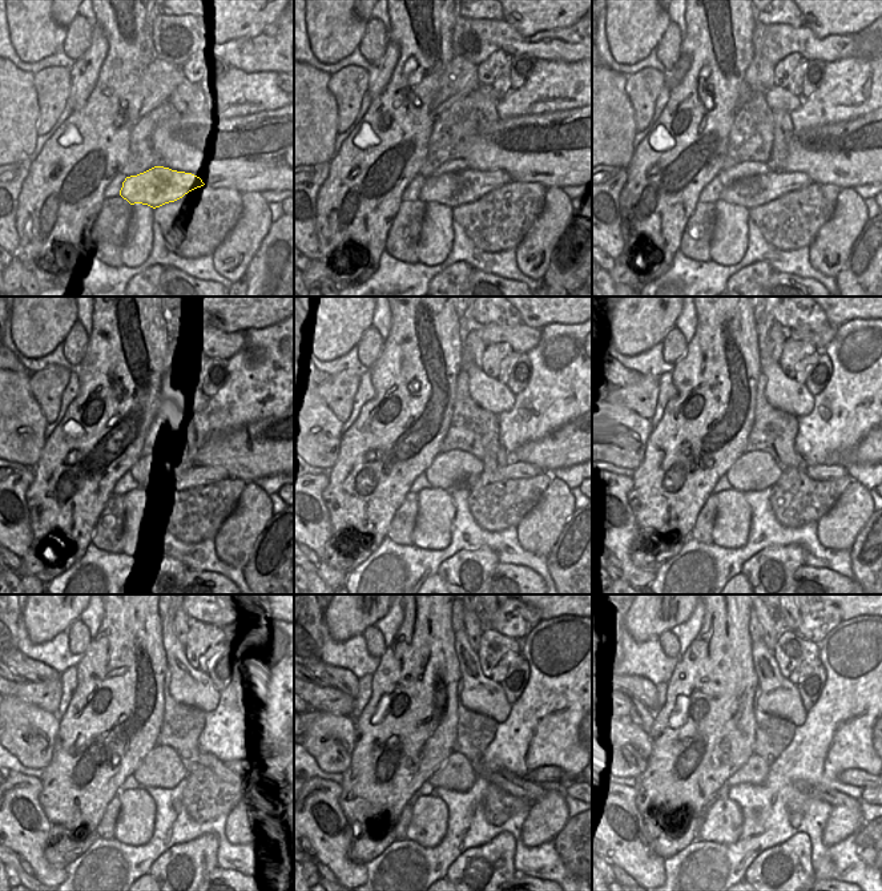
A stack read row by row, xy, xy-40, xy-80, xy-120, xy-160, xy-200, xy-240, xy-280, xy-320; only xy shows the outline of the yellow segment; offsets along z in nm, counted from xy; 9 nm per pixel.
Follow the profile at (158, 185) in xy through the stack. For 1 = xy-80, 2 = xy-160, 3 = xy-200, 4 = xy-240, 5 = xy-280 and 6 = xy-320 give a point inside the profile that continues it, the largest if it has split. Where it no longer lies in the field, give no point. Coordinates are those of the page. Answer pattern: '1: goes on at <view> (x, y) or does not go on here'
1: goes on at xy-80 (756, 190)
2: goes on at xy-160 (516, 471)
3: goes on at xy-200 (820, 471)
4: goes on at xy-240 (234, 771)
5: goes on at xy-280 (546, 774)
6: goes on at xy-320 (854, 777)

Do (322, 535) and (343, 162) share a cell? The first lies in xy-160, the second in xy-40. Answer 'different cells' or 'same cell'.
different cells

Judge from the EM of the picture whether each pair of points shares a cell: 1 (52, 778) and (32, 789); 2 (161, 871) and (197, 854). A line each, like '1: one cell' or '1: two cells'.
1: two cells
2: one cell

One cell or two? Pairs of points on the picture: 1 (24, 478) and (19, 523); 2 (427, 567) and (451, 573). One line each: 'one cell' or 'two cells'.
1: one cell
2: two cells

